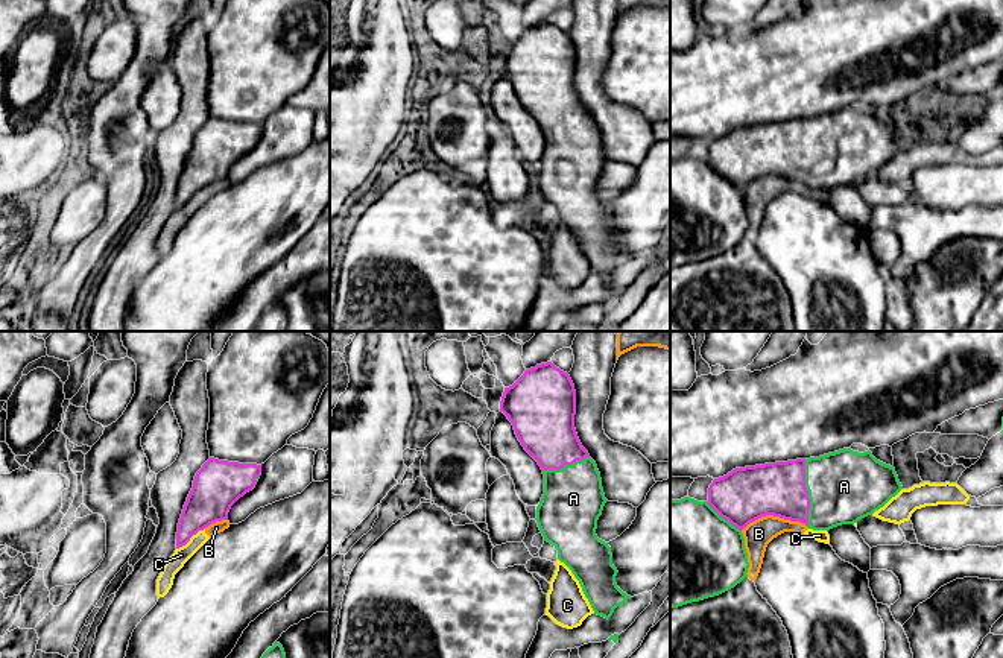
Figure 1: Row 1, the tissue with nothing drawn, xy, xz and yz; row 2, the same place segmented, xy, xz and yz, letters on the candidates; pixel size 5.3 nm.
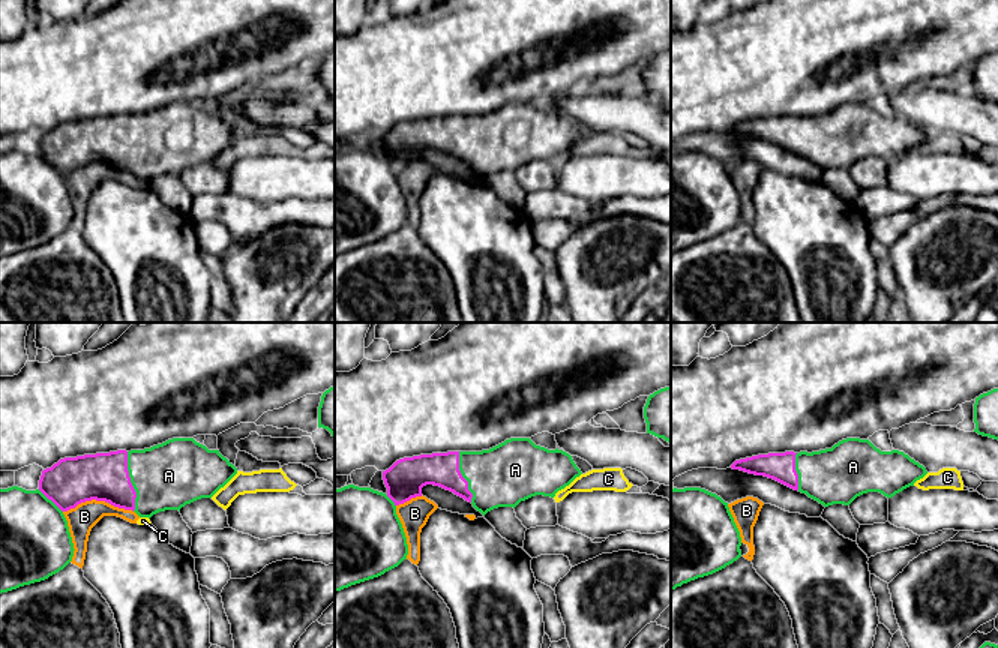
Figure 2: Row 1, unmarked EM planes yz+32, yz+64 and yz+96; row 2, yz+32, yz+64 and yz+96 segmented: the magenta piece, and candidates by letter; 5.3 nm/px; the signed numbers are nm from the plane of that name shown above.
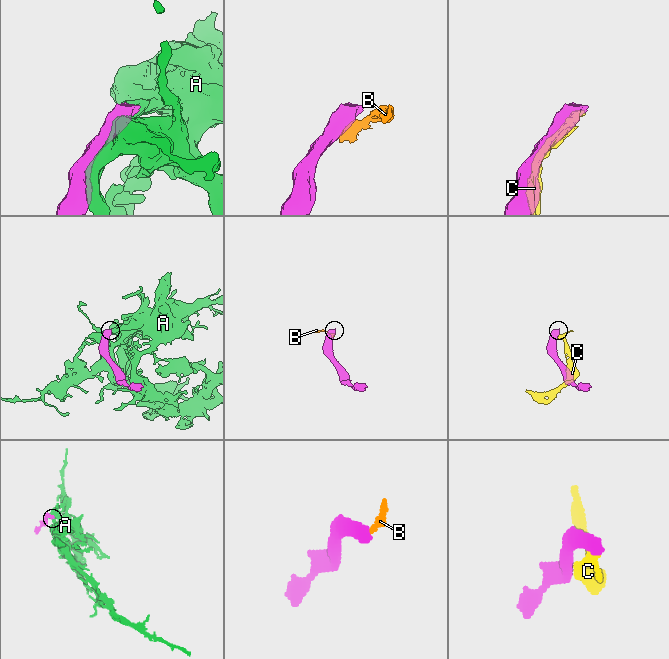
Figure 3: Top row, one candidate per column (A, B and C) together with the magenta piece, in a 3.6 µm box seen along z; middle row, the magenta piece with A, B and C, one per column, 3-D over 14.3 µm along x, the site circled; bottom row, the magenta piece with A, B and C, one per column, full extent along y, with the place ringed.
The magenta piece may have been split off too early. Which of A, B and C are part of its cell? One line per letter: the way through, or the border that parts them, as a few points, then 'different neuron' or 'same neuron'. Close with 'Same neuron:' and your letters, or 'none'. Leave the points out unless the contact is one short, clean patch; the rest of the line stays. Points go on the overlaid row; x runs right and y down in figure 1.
A: same neuron
B: different neuron
C: border along xy (204, 528), (177, 549); different neuron
Same neuron: A

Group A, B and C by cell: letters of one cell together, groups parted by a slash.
A / B C

